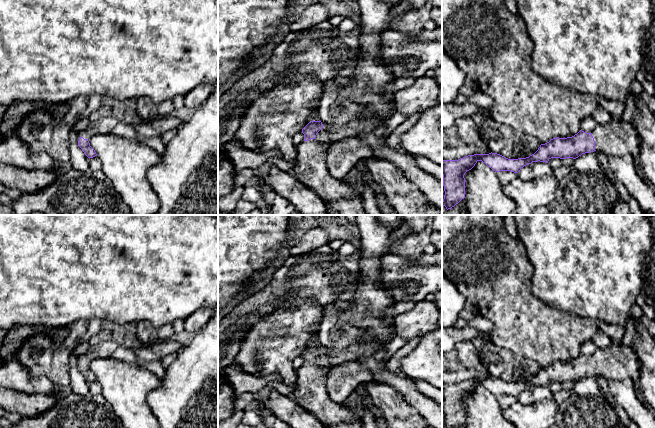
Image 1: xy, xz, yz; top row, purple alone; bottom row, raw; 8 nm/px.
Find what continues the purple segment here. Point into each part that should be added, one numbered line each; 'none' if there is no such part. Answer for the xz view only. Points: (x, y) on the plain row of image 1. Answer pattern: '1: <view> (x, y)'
1: xz (310, 393)

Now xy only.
1: xy (104, 349)

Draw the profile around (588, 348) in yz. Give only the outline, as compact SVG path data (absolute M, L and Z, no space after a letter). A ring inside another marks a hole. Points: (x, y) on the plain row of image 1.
M592 340L586 341L581 345L581 354L586 357L592 357L596 348L597 347Z

